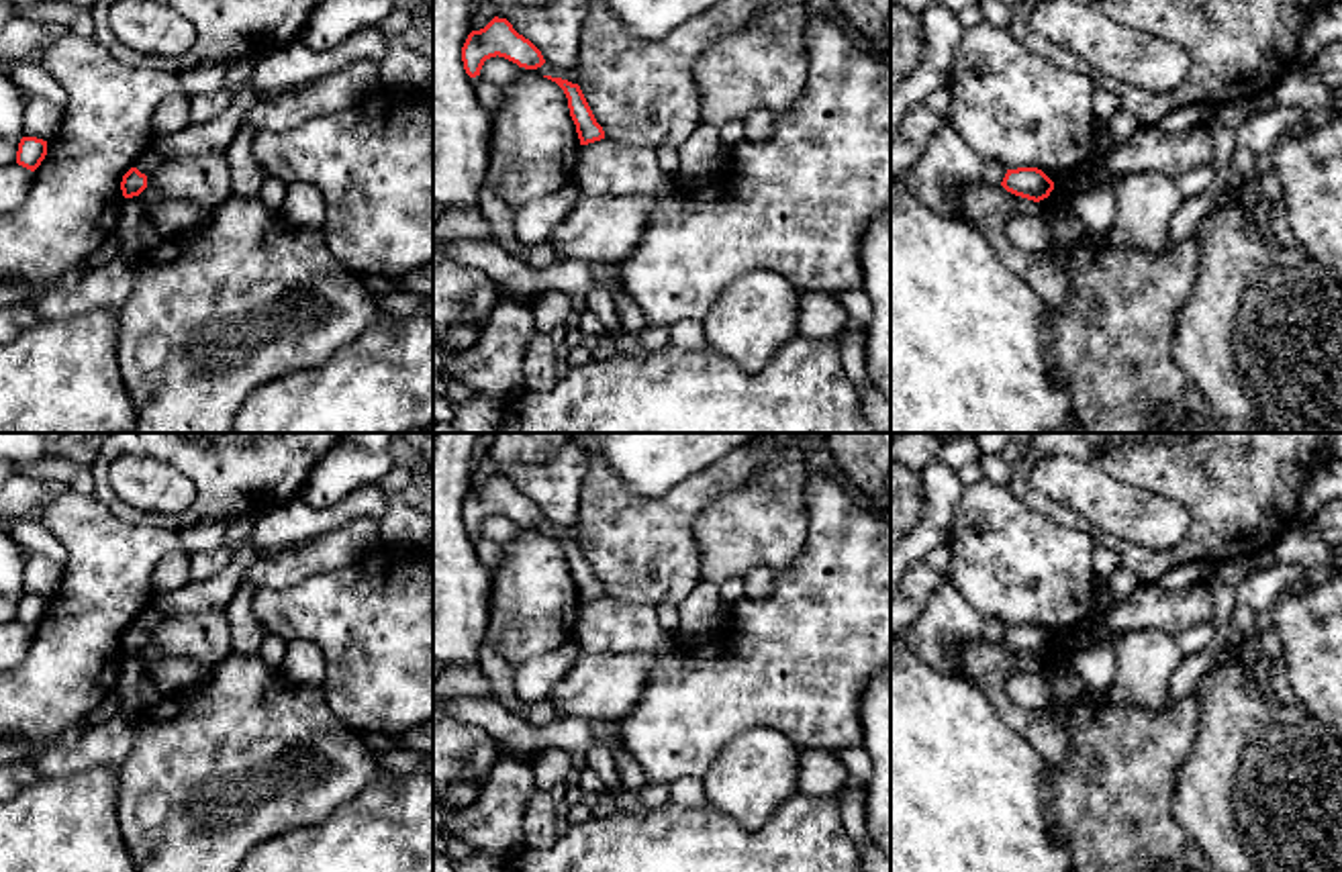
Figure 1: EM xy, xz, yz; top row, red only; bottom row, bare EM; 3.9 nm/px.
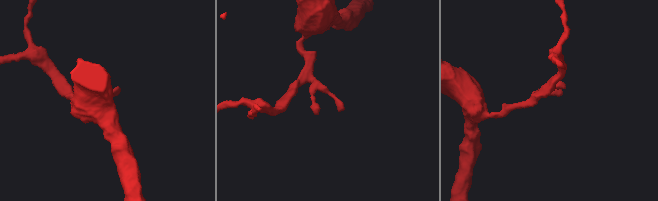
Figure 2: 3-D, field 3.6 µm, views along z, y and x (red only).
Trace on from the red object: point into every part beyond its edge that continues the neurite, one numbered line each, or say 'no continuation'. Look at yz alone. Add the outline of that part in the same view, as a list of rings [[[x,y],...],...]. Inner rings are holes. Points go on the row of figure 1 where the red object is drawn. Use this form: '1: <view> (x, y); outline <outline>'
no continuation

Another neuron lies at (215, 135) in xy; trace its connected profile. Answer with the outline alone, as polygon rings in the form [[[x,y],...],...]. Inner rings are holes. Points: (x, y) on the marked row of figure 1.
[[[245,88],[233,96],[229,106],[208,123],[190,123],[186,129],[153,139],[149,151],[170,159],[182,153],[225,151],[231,147],[235,133],[243,125],[245,114],[255,106],[259,94]]]

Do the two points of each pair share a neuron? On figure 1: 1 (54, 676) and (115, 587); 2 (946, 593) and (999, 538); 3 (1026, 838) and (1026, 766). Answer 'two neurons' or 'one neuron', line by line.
1: one neuron
2: two neurons
3: one neuron

